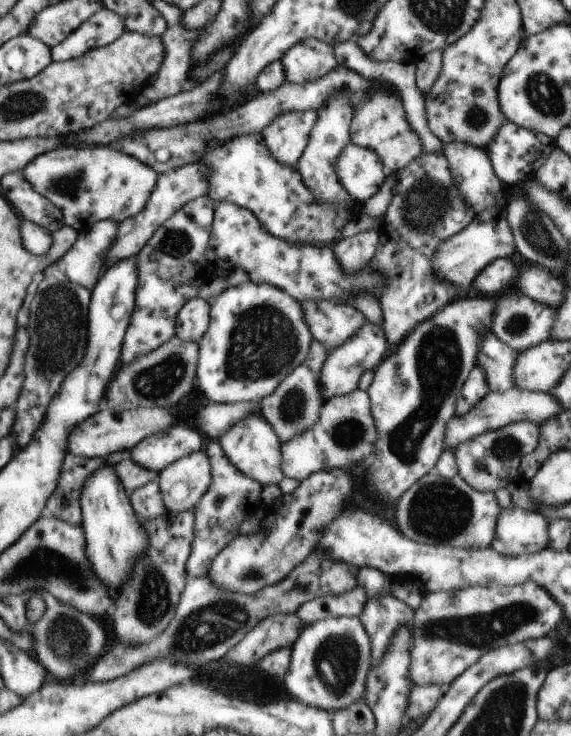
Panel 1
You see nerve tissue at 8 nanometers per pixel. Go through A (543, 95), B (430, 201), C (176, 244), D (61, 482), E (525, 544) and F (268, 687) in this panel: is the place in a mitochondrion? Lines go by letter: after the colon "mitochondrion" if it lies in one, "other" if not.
A: mitochondrion
B: mitochondrion
C: mitochondrion
D: other
E: other
F: other

